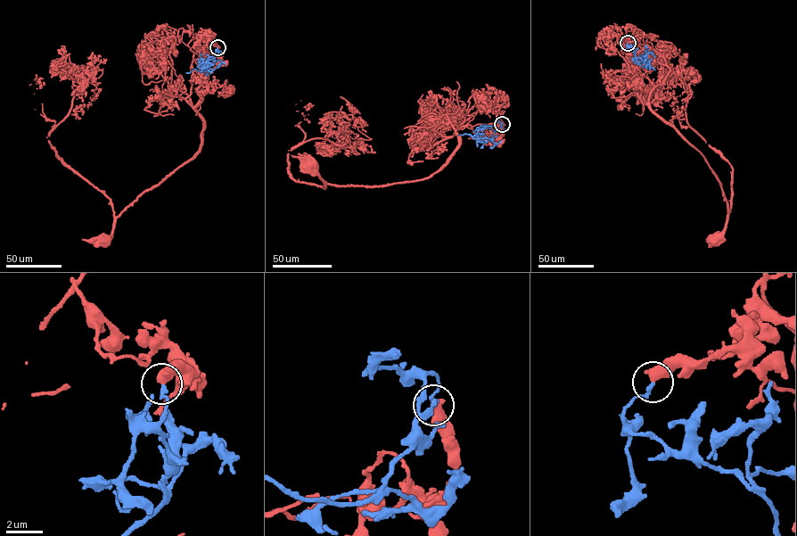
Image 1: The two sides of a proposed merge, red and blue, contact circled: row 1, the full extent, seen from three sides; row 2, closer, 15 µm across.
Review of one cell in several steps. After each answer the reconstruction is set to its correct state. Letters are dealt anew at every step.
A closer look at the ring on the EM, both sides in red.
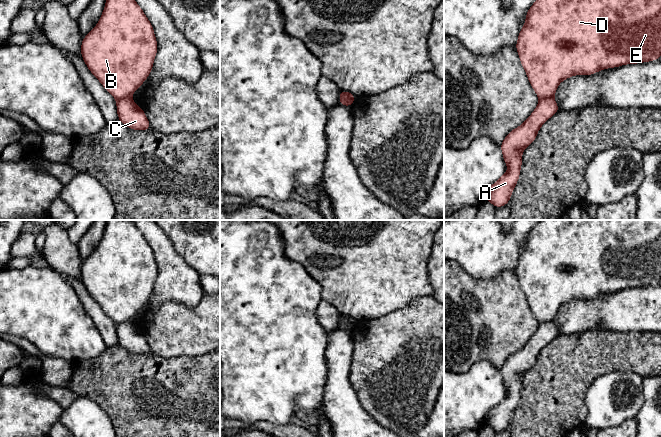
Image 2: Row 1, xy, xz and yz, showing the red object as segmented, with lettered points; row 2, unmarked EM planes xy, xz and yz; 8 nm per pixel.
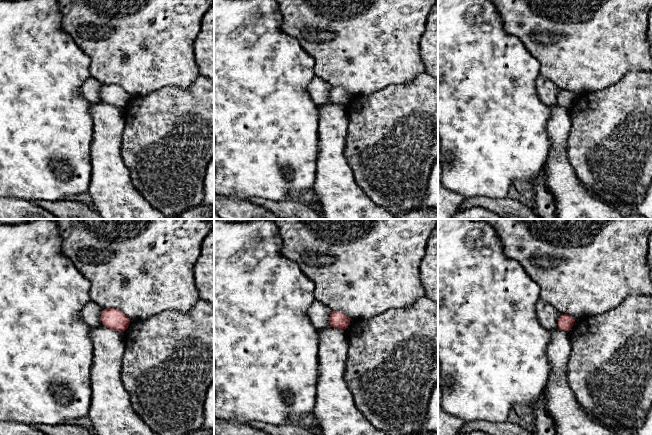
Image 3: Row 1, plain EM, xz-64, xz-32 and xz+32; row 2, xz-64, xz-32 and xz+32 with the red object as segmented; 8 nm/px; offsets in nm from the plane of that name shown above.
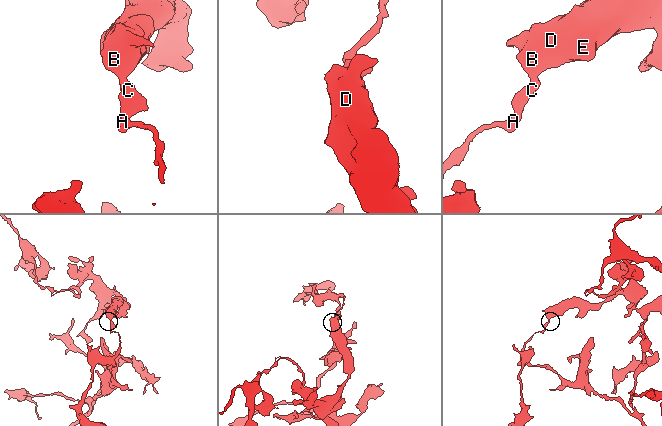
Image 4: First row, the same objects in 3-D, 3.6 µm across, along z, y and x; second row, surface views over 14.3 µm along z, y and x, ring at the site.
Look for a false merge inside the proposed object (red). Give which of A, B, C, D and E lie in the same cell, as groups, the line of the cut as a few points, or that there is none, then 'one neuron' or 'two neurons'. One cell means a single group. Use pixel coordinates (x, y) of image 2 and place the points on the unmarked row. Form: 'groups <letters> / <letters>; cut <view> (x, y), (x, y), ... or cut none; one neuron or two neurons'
groups A C / B D E; cut xy (129, 320), (116, 324); two neurons

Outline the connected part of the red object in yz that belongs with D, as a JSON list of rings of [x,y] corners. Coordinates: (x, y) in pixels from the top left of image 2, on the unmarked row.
[[[539,220],[526,237],[515,271],[539,323],[553,321],[558,309],[571,300],[594,299],[608,292],[658,284],[661,280],[661,220]]]

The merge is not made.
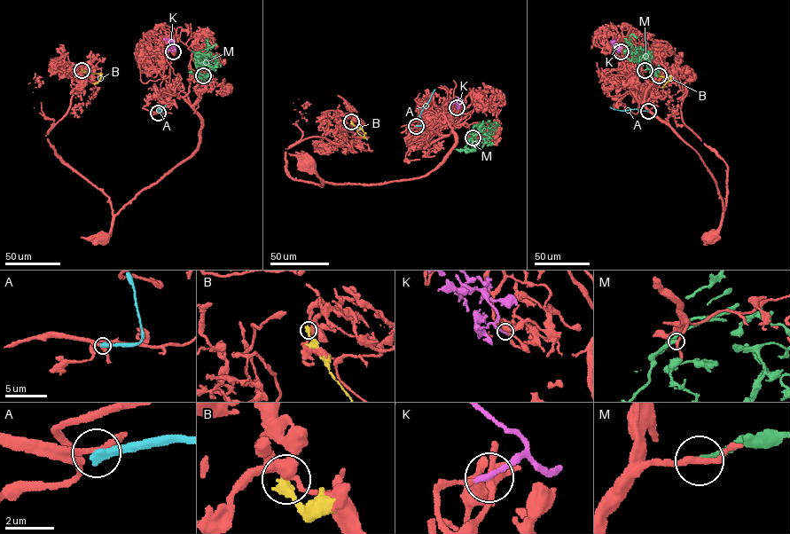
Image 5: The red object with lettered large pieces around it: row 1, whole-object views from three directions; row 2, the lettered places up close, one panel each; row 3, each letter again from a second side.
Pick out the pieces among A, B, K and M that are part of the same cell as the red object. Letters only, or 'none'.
K

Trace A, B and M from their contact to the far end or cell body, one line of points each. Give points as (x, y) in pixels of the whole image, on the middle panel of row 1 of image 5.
A: (416, 126), (421, 125), (419, 114), (435, 89)
B: (351, 121), (358, 133), (366, 138), (359, 125)
M: (473, 137), (484, 127), (478, 126), (490, 128), (490, 132), (486, 133)

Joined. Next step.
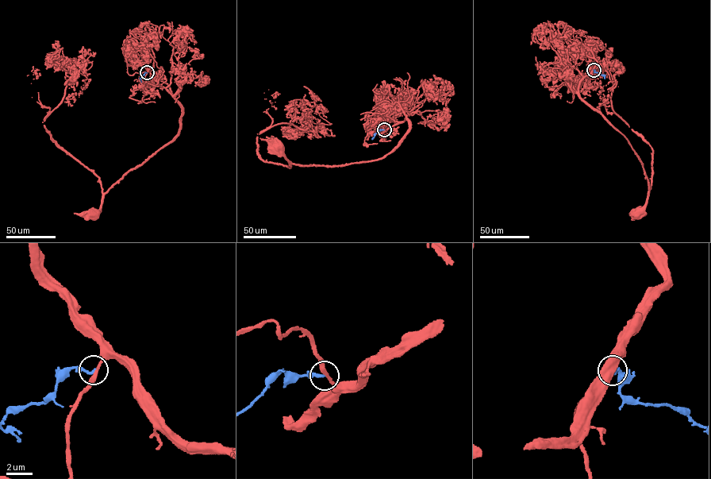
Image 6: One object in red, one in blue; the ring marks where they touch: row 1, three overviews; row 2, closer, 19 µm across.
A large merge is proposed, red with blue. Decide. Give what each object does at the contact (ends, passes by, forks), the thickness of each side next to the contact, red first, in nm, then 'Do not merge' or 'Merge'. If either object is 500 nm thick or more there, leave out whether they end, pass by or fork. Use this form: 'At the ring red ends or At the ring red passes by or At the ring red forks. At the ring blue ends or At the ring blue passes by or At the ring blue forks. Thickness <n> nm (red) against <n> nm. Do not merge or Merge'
At the ring red passes by. At the ring blue ends. Thickness 240 nm (red) against 200 nm. Do not merge

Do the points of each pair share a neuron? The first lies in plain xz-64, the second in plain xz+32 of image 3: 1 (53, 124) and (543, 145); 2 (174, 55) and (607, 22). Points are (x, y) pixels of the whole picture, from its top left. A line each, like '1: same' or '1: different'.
1: same
2: same

